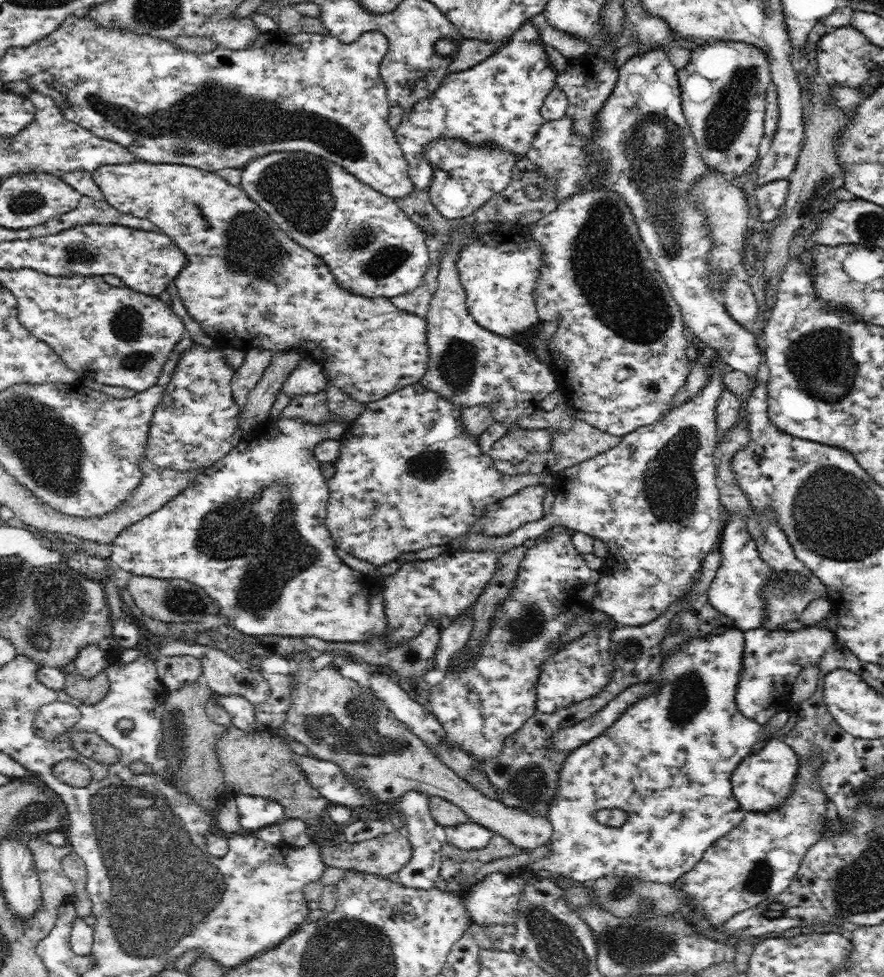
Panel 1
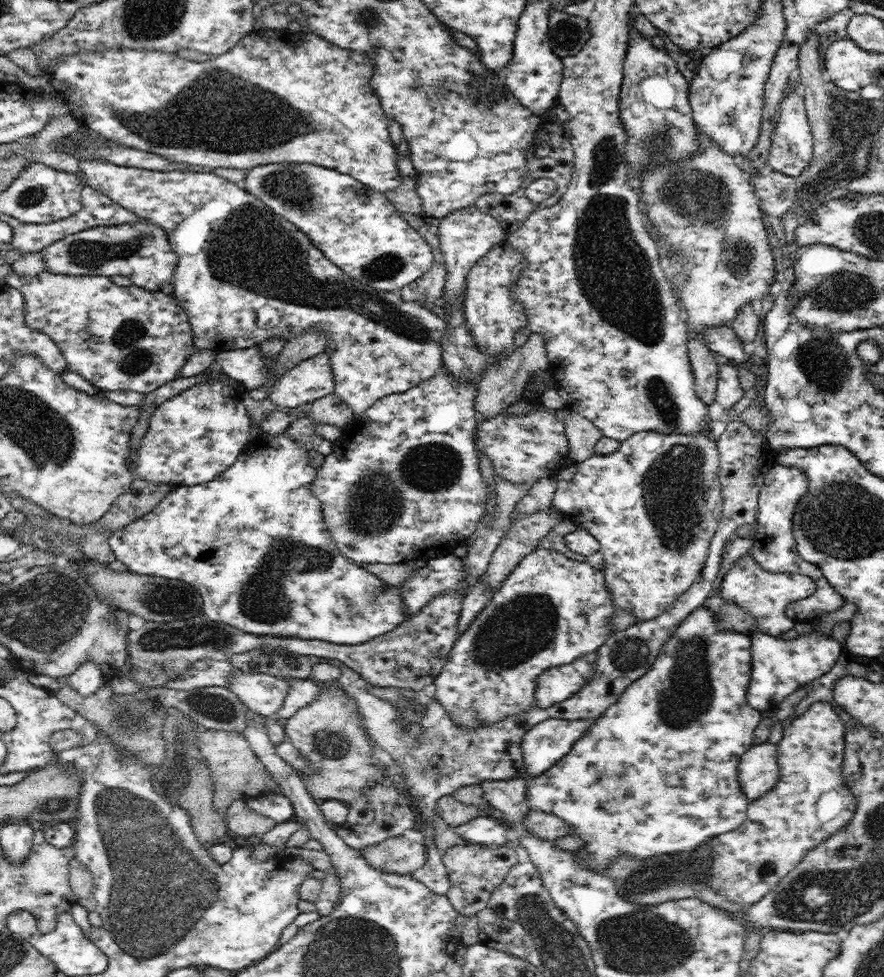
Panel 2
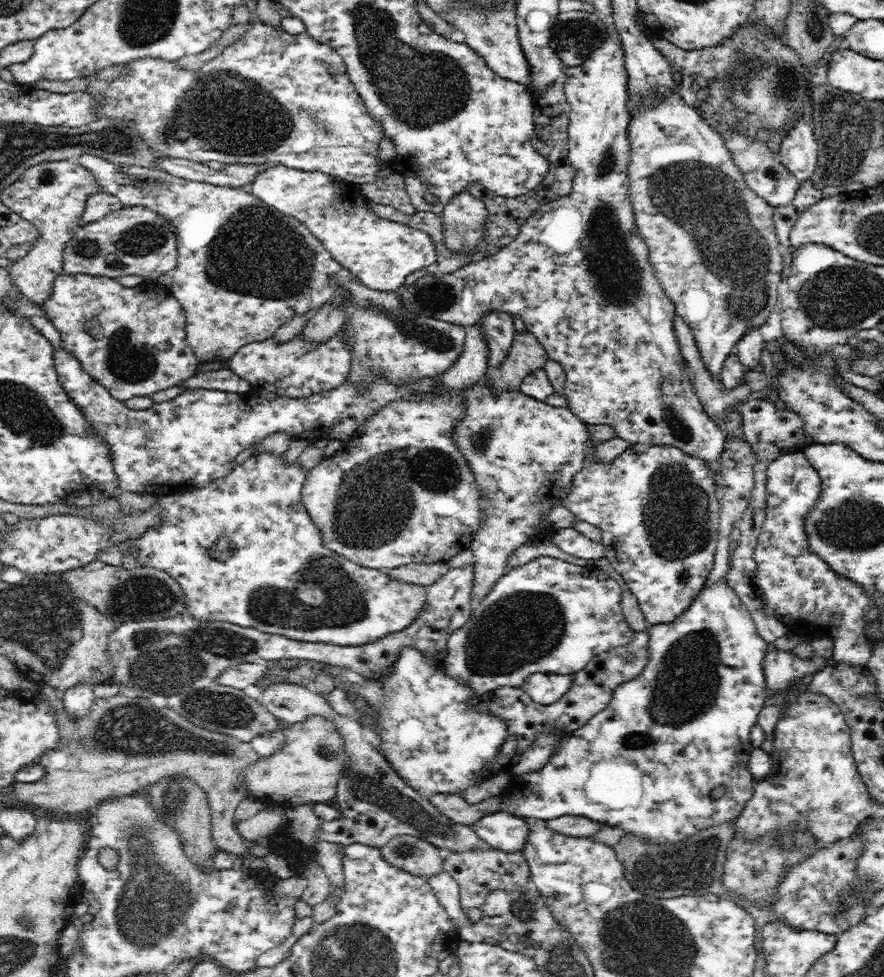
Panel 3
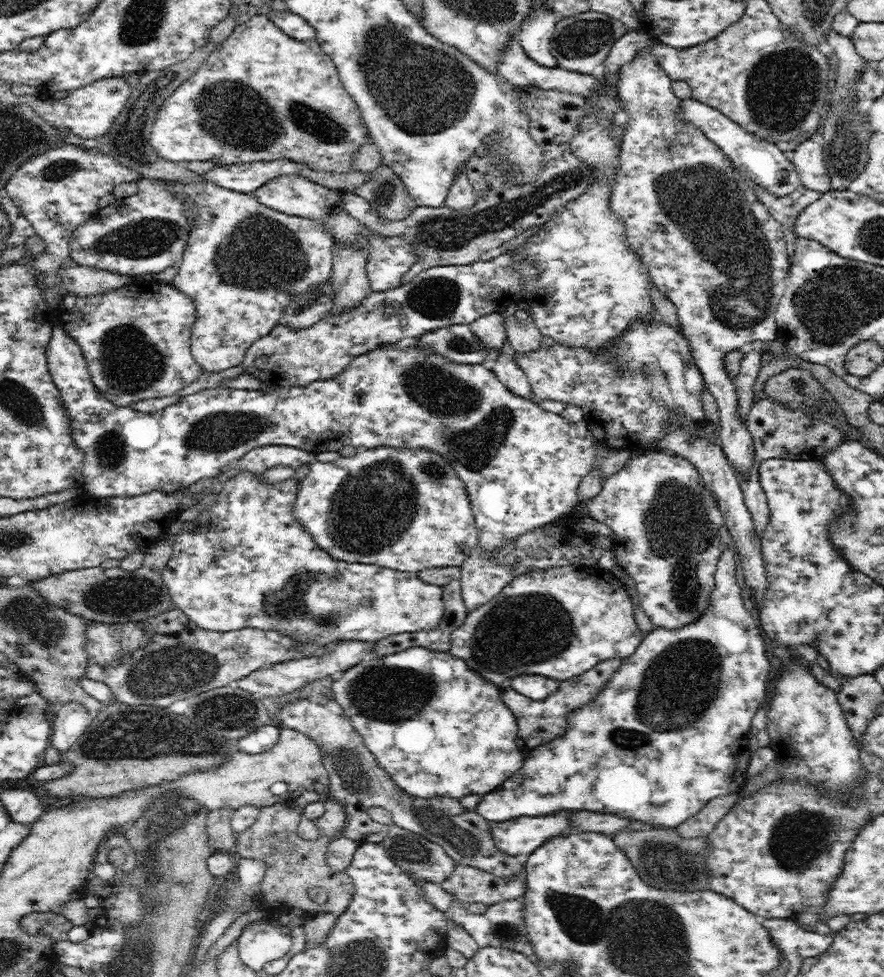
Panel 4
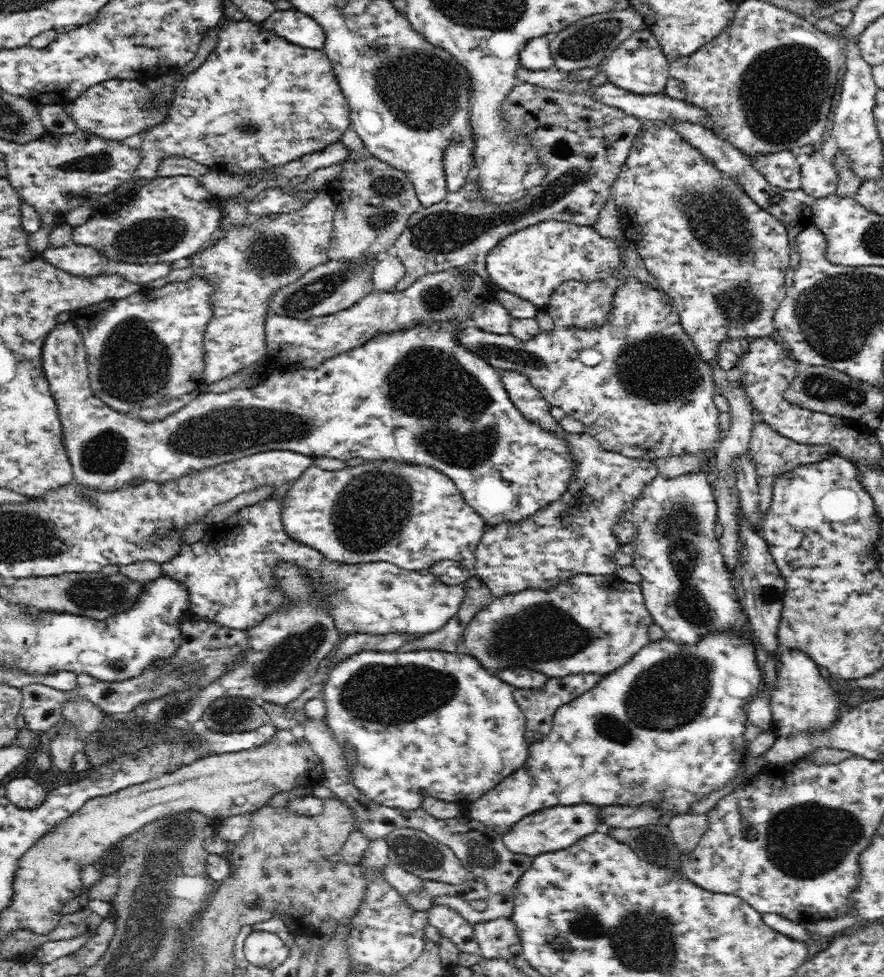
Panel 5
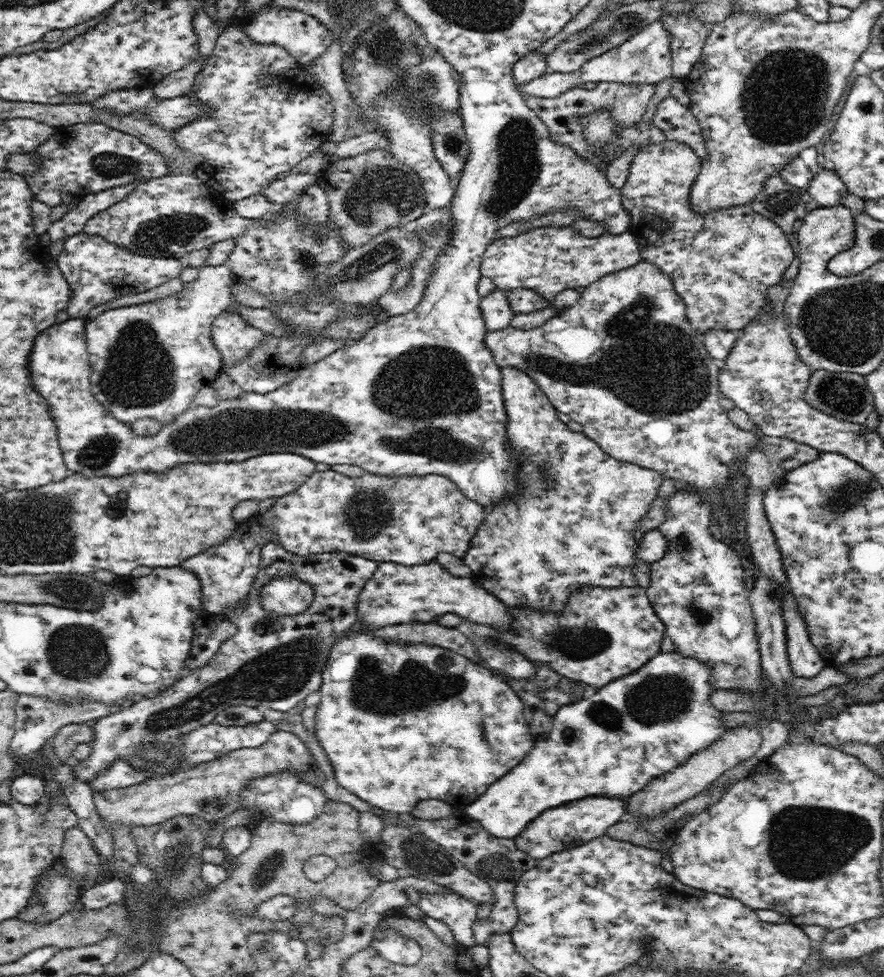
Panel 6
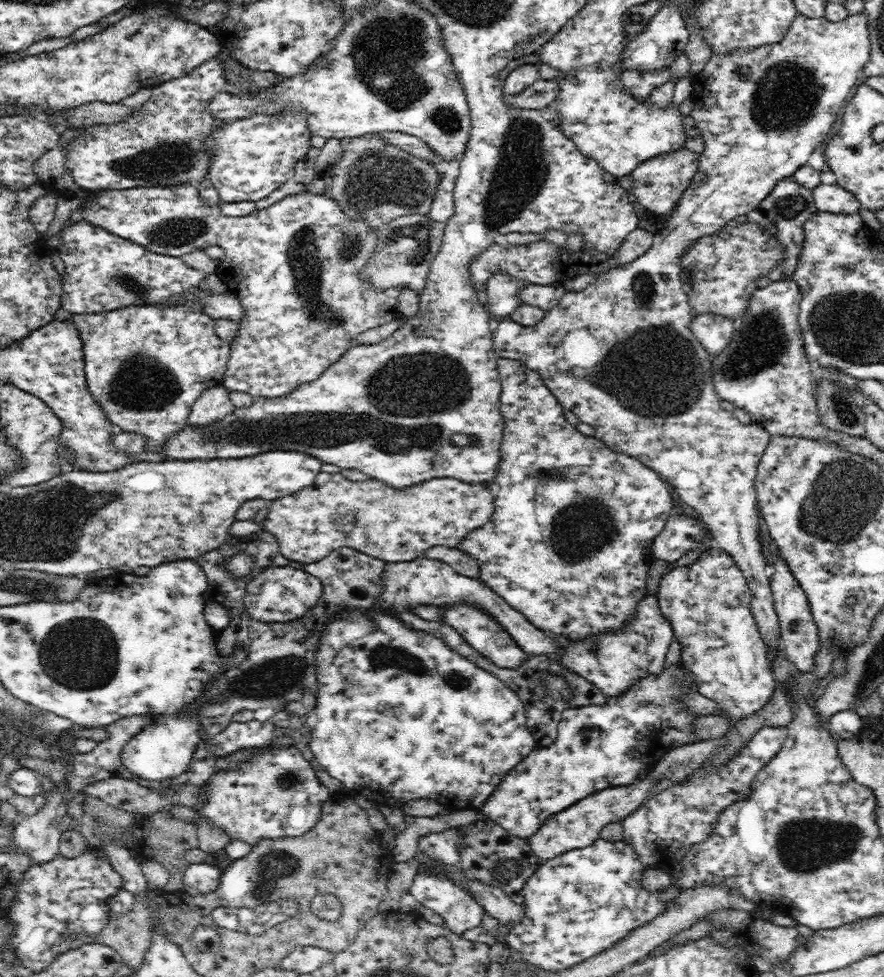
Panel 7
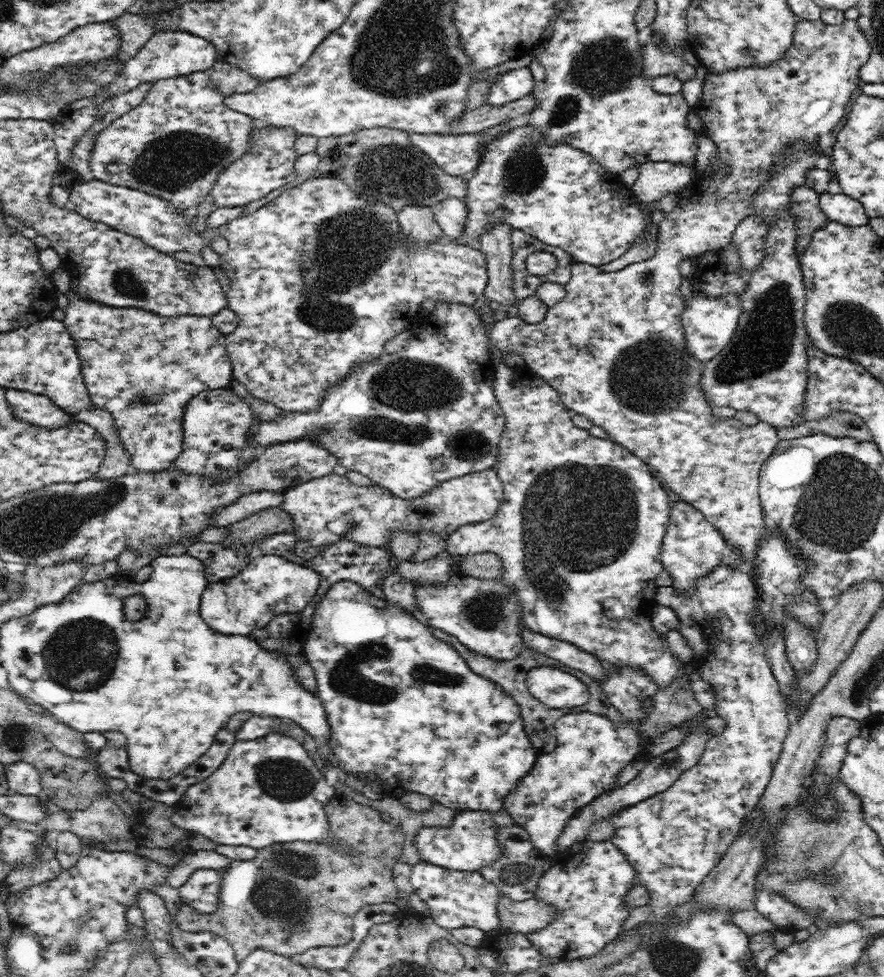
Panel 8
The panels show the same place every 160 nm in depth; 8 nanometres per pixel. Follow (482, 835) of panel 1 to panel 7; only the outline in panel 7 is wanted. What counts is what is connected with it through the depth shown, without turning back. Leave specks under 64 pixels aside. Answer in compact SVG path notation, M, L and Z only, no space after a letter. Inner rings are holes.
M648 777L634 779L626 786L605 788L546 818L544 824L538 828L538 832L528 838L528 842L534 854L543 861L564 854L568 850L586 848L601 837L600 833L604 826L625 819L653 792L654 781L650 781Z

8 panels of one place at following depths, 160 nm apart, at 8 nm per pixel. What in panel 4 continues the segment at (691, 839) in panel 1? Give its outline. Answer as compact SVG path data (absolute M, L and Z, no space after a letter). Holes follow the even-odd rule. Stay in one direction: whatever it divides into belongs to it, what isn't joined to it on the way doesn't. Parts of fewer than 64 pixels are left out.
M723 545L717 569L714 576L714 590L711 595L710 605L697 622L687 625L682 629L665 630L656 627L650 633L644 634L645 638L638 645L634 654L618 668L618 672L606 682L605 687L596 695L592 702L587 702L581 709L574 709L567 718L566 730L562 736L554 738L548 745L538 746L525 755L520 770L512 777L507 778L496 789L481 796L475 811L487 821L504 822L511 818L521 816L540 816L557 813L558 811L608 812L618 817L628 818L631 821L640 820L649 825L670 828L682 824L687 818L694 816L704 808L712 798L724 796L731 792L741 792L747 783L748 765L751 757L748 741L751 737L751 720L754 718L760 705L764 705L766 698L766 680L770 673L770 660L766 656L767 648L760 635L758 624L754 622L752 614L744 608L744 599L741 596L742 588L736 581L736 560L734 559L734 545Z

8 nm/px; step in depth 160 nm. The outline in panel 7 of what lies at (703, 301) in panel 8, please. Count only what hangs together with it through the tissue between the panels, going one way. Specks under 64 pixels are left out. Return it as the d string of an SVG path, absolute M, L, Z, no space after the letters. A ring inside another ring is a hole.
M712 313L699 314L693 317L691 322L691 331L711 358L715 358L726 348L736 327L737 323L730 317Z

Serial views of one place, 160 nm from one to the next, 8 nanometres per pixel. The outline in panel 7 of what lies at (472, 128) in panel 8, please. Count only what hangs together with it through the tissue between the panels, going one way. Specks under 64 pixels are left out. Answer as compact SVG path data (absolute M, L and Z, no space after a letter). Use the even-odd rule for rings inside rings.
M538 78L534 84L527 86L520 94L508 94L505 101L510 106L524 110L541 111L544 107L555 102L559 93L559 79L544 80Z

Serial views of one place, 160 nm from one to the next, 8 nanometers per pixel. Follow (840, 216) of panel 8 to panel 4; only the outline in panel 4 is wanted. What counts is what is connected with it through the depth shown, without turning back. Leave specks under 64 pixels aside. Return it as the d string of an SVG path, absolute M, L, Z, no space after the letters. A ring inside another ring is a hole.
M810 138L794 150L794 159L792 160L792 165L799 175L801 185L818 193L833 190L823 154L821 145L816 144Z

